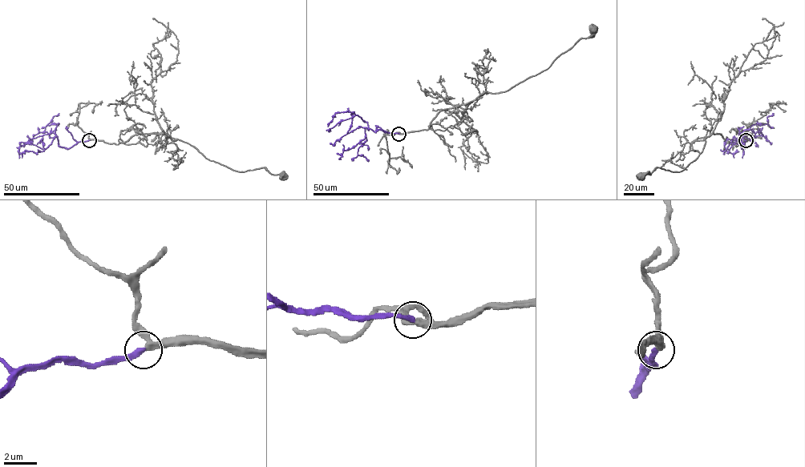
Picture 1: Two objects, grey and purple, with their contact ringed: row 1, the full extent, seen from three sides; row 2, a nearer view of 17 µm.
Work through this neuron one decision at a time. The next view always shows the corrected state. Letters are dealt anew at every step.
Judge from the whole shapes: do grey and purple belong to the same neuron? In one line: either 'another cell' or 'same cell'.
same cell

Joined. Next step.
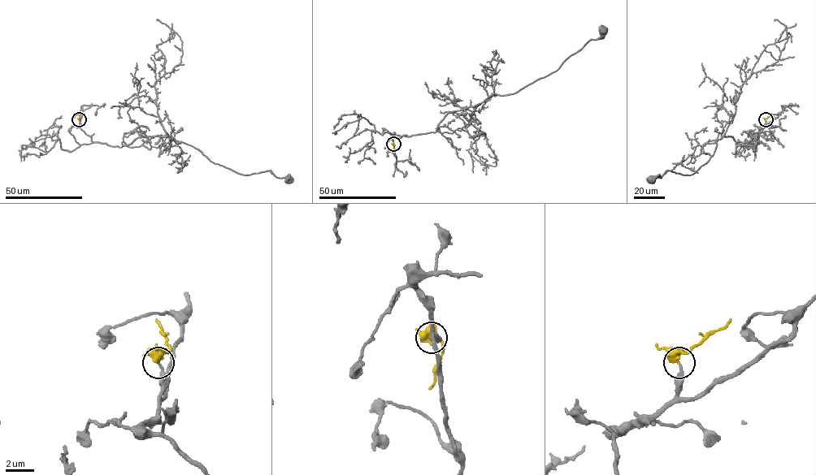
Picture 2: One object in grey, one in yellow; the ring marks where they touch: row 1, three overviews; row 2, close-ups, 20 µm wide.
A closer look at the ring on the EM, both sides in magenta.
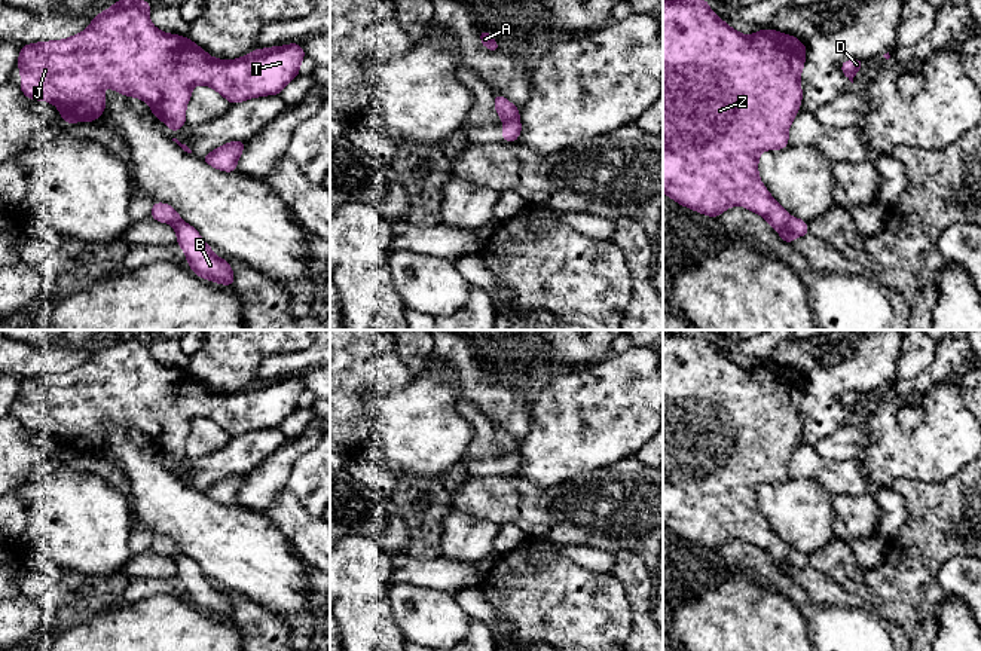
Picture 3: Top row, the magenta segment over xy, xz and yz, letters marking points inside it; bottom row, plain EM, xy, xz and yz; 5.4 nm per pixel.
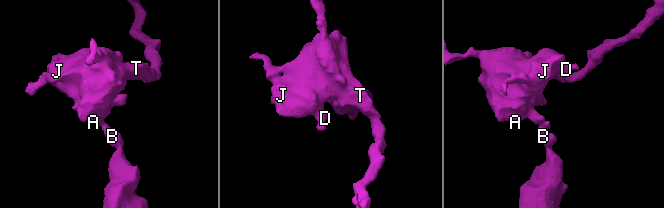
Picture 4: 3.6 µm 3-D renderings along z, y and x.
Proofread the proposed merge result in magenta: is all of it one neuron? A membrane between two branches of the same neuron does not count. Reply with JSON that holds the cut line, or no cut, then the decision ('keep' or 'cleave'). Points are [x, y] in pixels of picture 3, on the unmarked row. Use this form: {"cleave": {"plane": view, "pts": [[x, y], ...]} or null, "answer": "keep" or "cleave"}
{"cleave": {"plane": "yz", "pts": [[791, 550], [778, 564]]}, "answer": "cleave"}

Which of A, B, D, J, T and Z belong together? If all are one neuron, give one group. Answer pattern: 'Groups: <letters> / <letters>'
Groups: A D J T Z / B

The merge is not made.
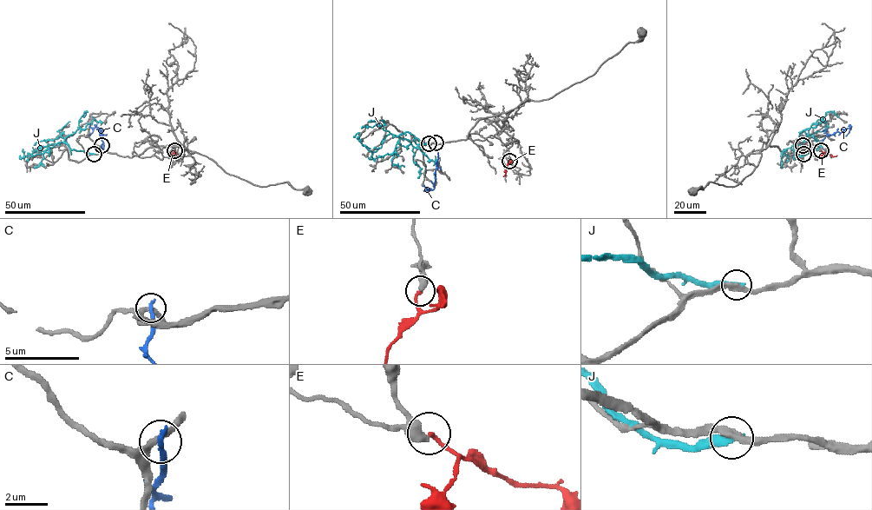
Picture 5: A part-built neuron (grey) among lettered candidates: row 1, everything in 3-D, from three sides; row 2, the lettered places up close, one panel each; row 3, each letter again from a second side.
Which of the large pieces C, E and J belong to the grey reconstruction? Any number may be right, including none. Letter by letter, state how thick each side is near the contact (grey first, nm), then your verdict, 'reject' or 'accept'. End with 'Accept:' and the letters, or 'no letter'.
C: 280 nm thick on the grey side, 240 nm on the other; reject
E: 480 nm thick on the grey side, 190 nm on the other; reject
J: 280 nm thick on the grey side, 400 nm on the other; reject
Accept: no letter

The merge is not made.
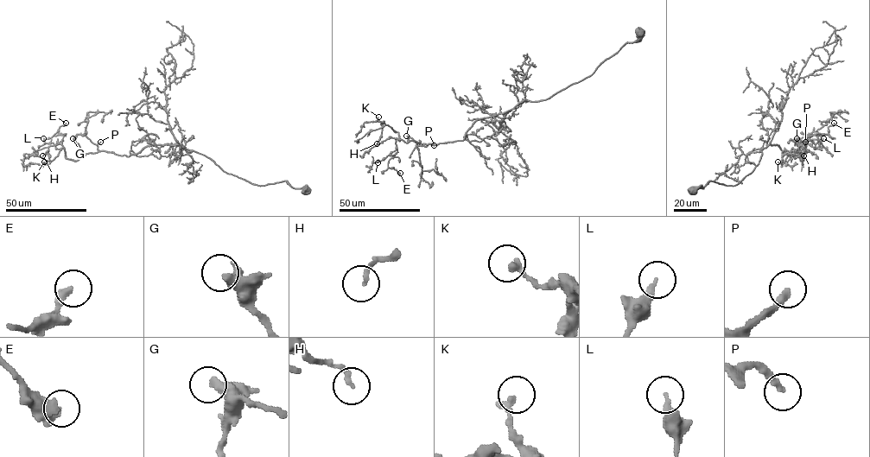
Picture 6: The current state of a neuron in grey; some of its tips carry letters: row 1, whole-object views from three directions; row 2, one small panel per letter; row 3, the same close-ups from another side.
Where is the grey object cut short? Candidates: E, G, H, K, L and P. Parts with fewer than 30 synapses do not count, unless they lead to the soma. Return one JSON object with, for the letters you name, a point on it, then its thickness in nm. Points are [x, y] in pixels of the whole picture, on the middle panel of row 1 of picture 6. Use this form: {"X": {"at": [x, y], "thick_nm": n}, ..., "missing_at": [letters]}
{"P": {"at": [434, 145], "thick_nm": 280}, "missing_at": ["P"]}

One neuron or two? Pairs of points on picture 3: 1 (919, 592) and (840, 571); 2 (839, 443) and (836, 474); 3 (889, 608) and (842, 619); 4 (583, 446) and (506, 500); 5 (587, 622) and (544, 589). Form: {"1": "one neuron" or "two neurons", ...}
{"1": "two neurons", "2": "two neurons", "3": "two neurons", "4": "two neurons", "5": "one neuron"}

